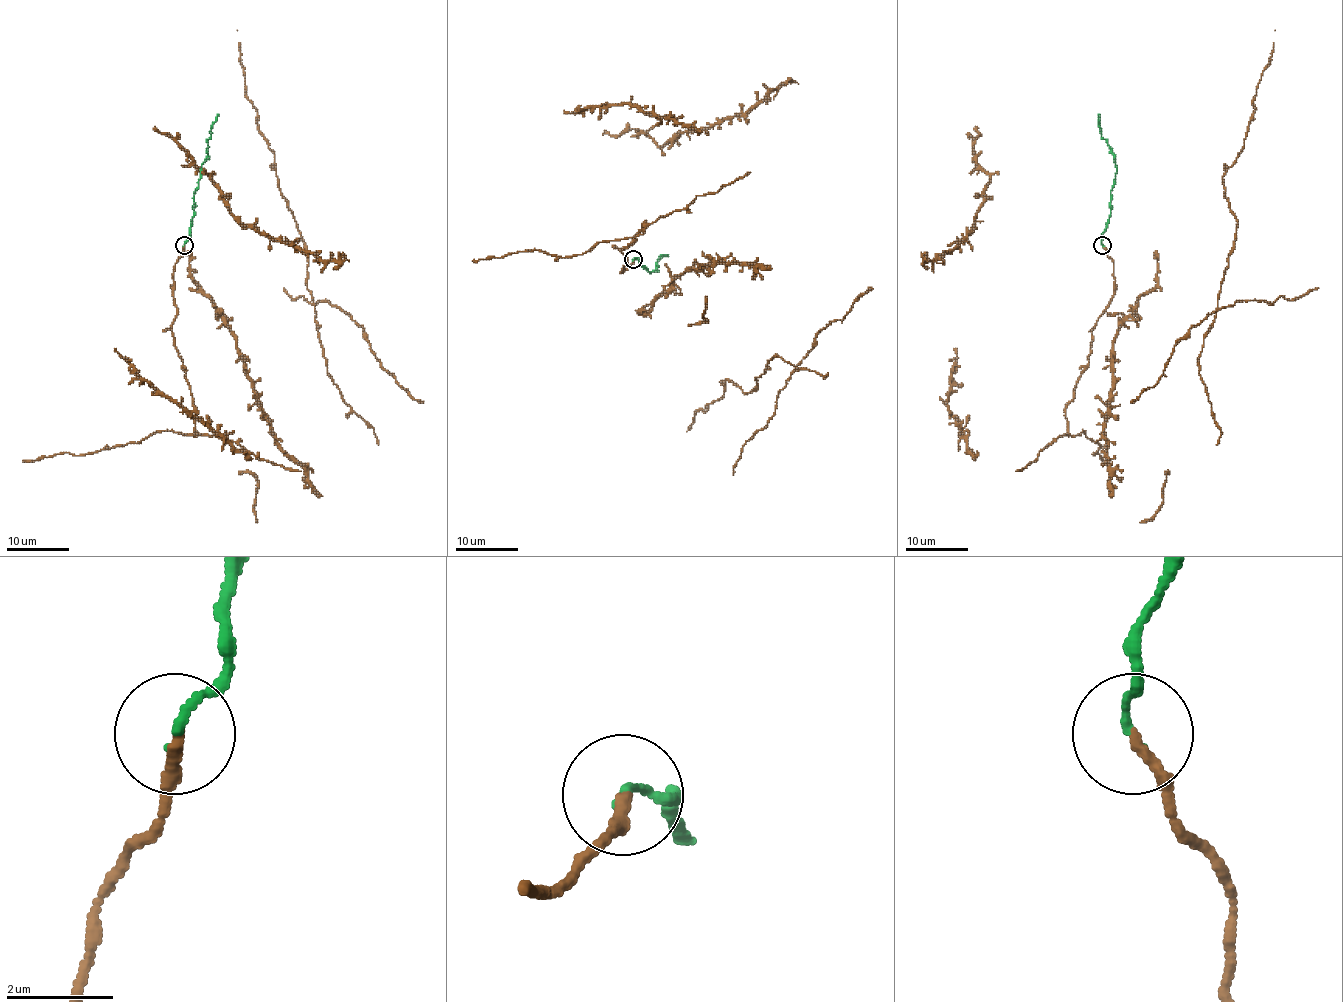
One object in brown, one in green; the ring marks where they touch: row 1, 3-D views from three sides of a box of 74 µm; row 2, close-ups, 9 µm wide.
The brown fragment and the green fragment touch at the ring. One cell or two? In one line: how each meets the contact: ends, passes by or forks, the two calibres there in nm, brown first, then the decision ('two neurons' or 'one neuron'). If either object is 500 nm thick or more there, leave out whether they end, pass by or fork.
brown ends there; green ends there; 200 nm thick on the brown side, 140 nm on the other; one neuron

